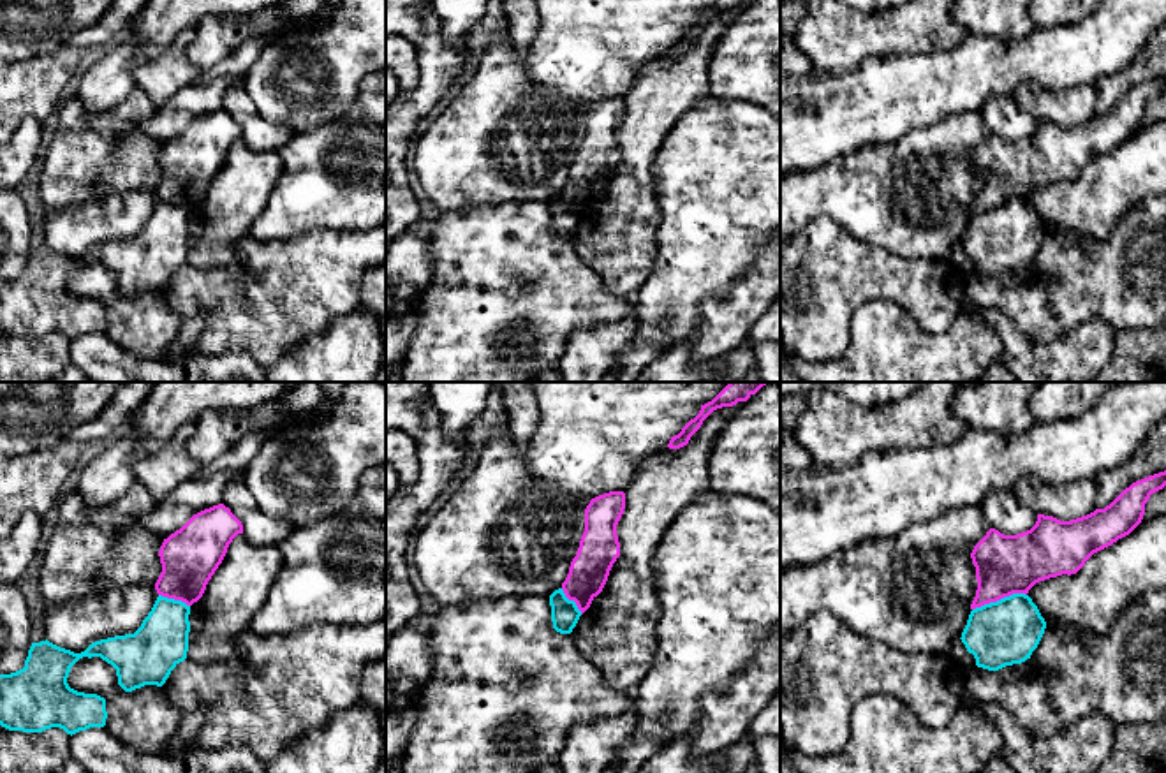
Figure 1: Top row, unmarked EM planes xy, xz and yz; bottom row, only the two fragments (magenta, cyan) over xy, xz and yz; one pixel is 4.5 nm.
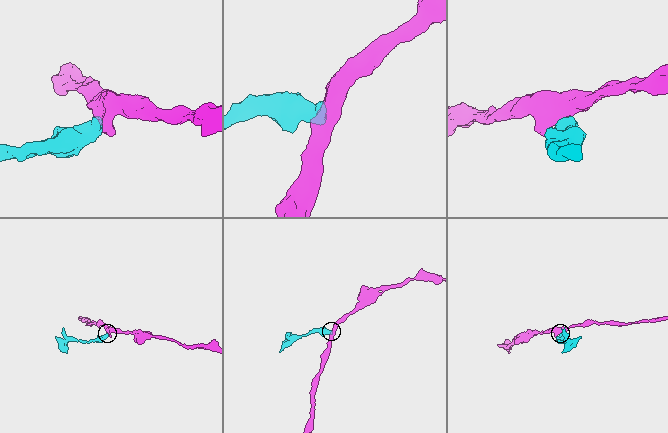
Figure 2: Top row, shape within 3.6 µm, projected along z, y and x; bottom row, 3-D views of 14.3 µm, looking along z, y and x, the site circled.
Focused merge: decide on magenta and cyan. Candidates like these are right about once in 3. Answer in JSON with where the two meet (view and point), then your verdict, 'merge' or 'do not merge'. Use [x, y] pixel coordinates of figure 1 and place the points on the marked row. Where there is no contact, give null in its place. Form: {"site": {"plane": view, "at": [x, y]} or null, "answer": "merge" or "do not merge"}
{"site": {"plane": "yz", "at": [999, 599]}, "answer": "do not merge"}

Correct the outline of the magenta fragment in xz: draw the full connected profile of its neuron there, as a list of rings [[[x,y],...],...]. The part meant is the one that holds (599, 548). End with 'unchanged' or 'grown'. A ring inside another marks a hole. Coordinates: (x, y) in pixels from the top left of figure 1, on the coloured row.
[[[609,491],[590,500],[585,509],[585,532],[562,590],[581,615],[602,592],[609,571],[620,556],[616,525],[625,509],[625,493]]]; unchanged

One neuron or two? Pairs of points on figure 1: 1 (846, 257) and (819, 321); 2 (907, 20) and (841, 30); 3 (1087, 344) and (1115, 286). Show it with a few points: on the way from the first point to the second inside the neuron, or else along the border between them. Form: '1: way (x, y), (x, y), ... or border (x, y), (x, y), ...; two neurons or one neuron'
1: way (830, 273), (825, 279), (825, 305); one neuron
2: way (892, 30), (856, 30); one neuron
3: border (1117, 330), (1099, 317), (1089, 317), (1061, 333); two neurons

